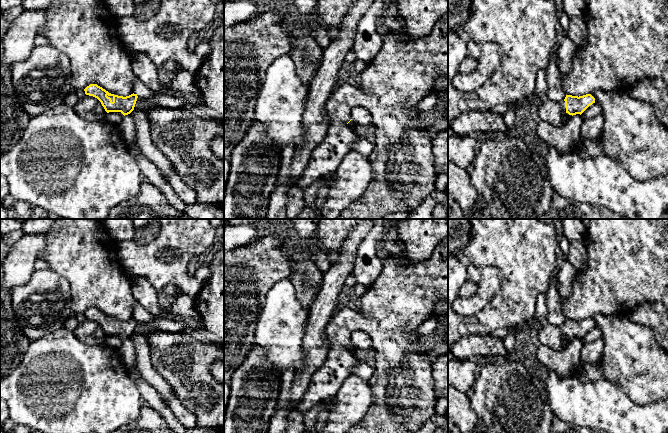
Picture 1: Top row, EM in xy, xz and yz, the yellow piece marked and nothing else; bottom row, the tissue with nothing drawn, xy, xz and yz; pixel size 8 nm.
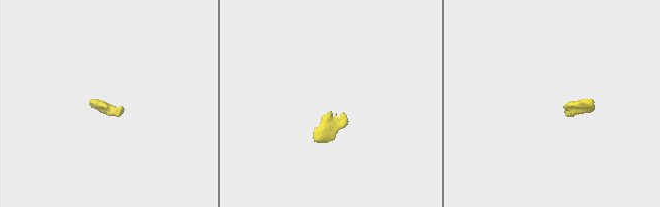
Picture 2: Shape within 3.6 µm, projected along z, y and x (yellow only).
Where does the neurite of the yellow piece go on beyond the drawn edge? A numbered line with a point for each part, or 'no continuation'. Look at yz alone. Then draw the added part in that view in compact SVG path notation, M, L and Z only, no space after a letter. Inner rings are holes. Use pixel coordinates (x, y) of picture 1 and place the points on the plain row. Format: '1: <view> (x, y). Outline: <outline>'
1: yz (546, 334). Outline: M547 322L543 323L535 332L535 341L552 348L555 351L563 349L563 340L566 337L565 325L553 326Z

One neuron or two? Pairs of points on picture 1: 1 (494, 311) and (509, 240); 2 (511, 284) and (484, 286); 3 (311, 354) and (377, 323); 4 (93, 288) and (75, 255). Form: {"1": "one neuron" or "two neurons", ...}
{"1": "one neuron", "2": "two neurons", "3": "two neurons", "4": "one neuron"}

